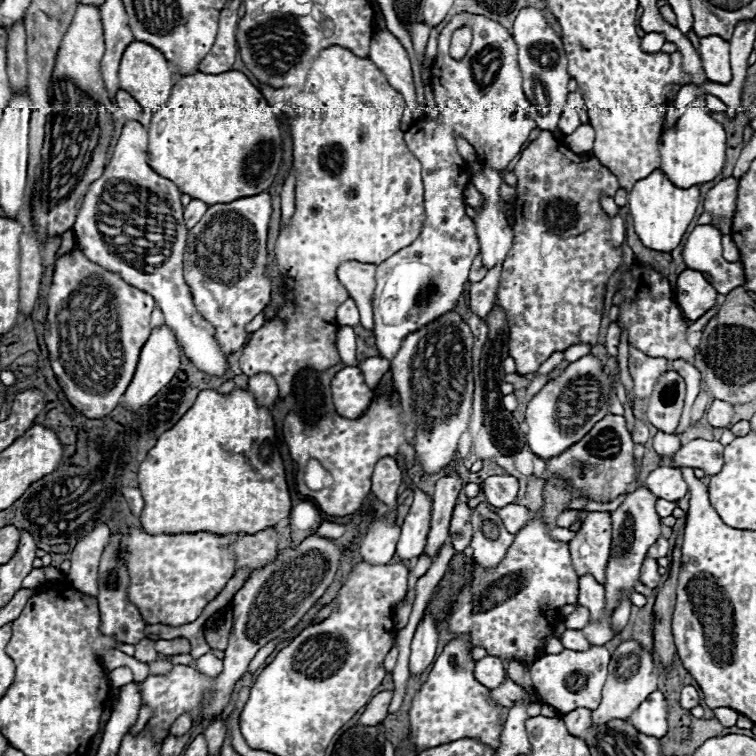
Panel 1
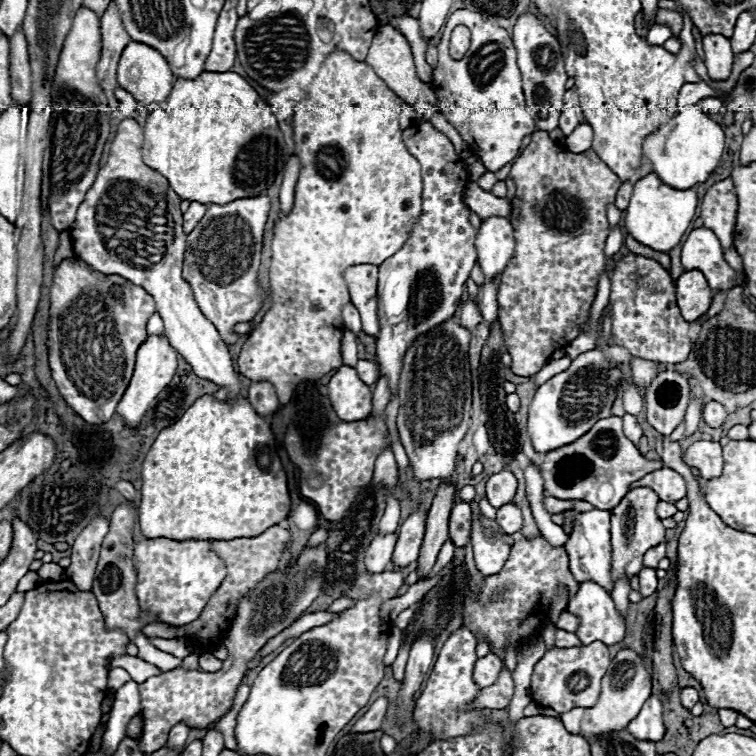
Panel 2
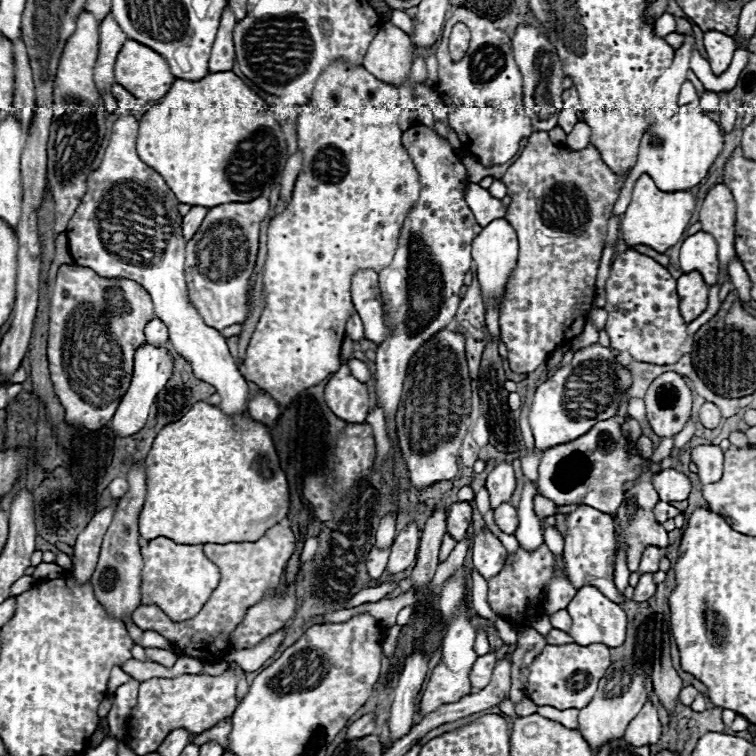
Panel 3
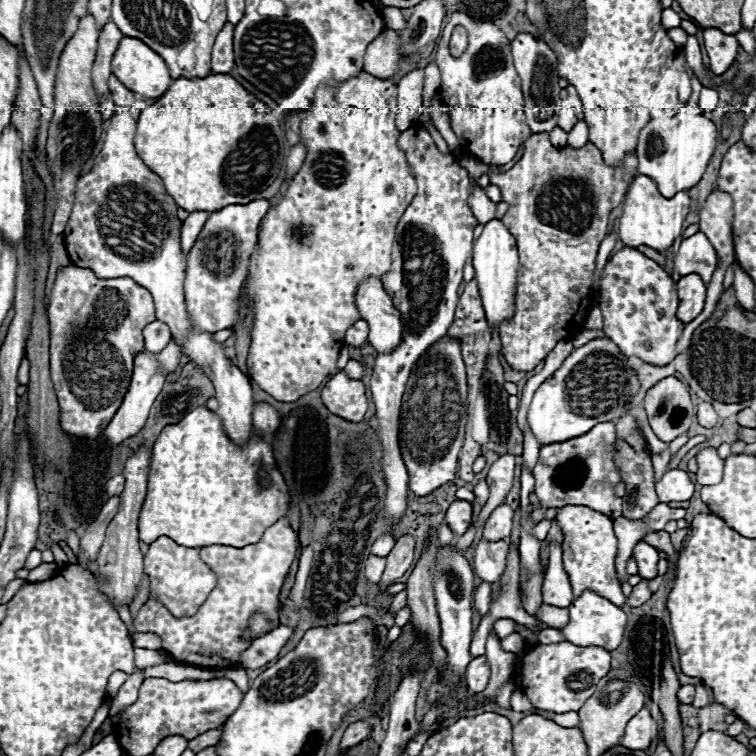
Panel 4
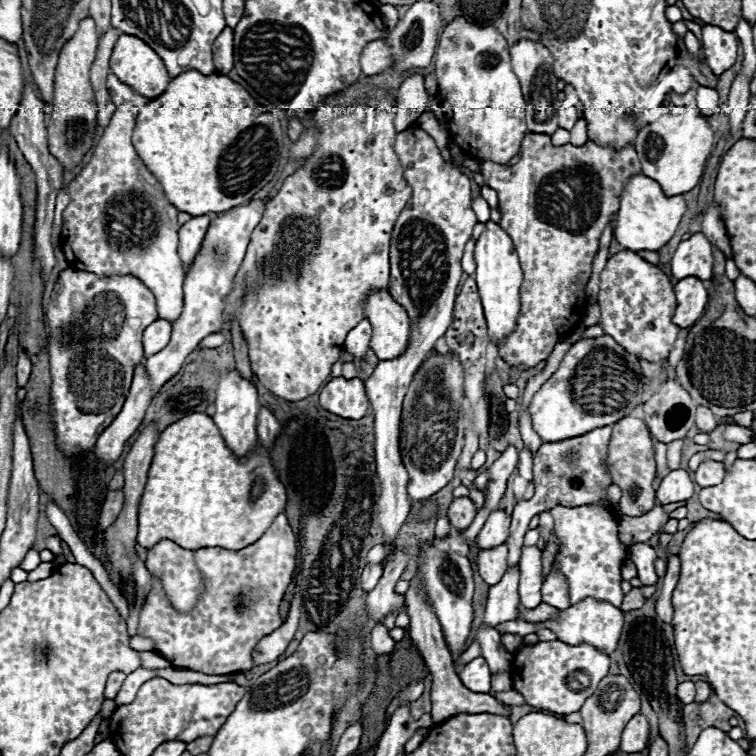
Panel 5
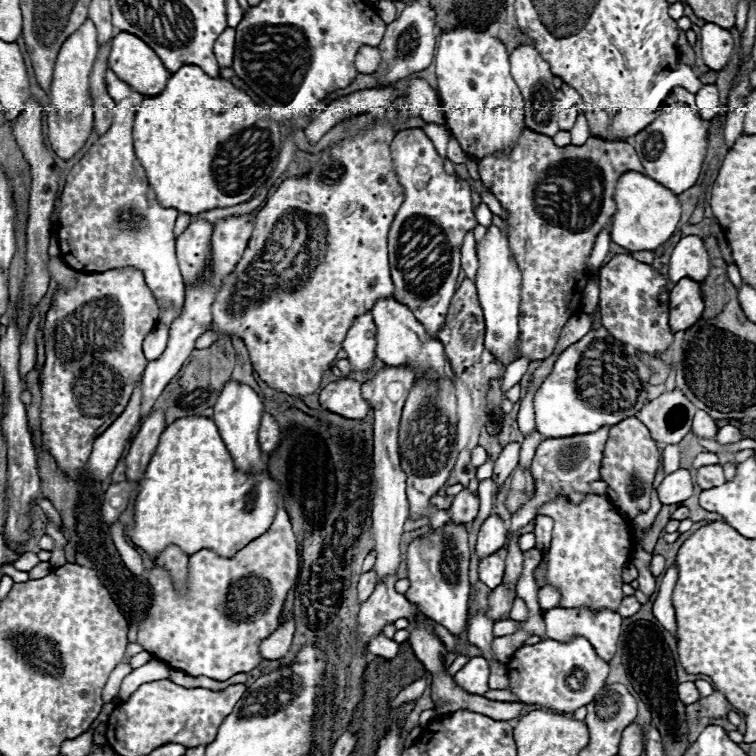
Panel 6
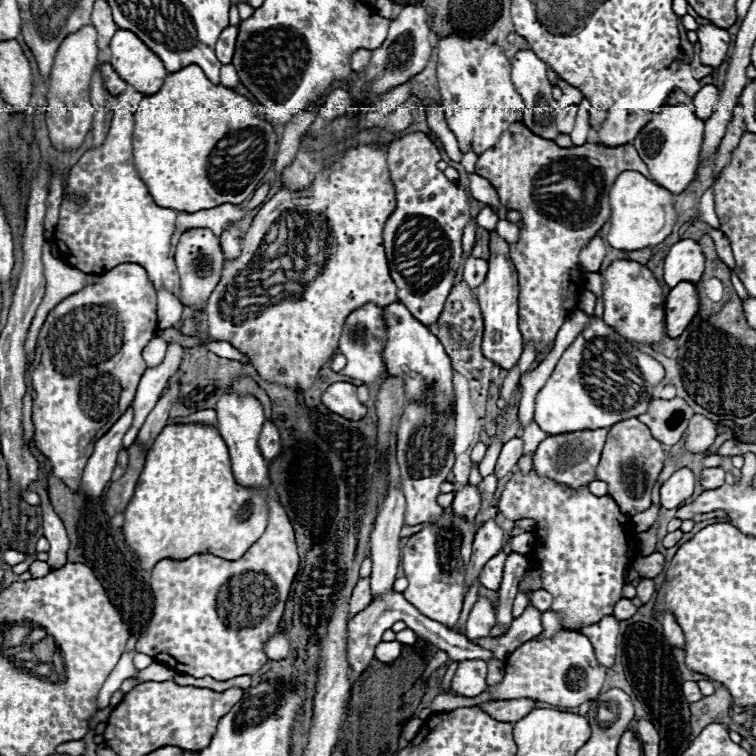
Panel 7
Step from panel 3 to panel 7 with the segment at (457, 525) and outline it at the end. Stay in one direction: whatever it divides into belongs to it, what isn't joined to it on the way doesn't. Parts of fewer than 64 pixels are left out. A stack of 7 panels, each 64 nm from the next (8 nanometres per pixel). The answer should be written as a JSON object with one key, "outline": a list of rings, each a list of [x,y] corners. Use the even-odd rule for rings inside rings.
{"outline":[[[464,486],[454,494],[452,510],[456,516],[462,516],[466,520],[474,520],[474,516],[480,510],[480,492],[476,486]]]}

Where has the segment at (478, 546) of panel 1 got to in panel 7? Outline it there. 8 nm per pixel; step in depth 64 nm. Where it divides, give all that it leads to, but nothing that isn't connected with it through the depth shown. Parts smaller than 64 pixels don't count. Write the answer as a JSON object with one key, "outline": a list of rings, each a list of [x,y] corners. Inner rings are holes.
{"outline":[[[498,552],[494,558],[490,558],[490,560],[484,564],[484,568],[482,568],[480,576],[478,576],[478,580],[480,580],[482,586],[486,586],[486,588],[490,588],[490,590],[498,590],[498,588],[500,588],[502,570],[504,570],[504,560],[506,560],[506,554],[504,554],[504,552]]]}

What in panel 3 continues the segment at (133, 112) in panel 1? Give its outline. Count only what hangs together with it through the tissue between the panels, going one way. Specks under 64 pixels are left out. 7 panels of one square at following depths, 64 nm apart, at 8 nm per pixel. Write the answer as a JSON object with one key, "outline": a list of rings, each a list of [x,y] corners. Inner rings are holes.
{"outline":[[[114,84],[114,86],[112,86],[112,96],[114,96],[116,102],[118,102],[118,112],[120,112],[122,116],[128,116],[128,114],[130,114],[130,106],[136,104],[136,98],[134,98],[128,90],[124,90],[120,84]]]}

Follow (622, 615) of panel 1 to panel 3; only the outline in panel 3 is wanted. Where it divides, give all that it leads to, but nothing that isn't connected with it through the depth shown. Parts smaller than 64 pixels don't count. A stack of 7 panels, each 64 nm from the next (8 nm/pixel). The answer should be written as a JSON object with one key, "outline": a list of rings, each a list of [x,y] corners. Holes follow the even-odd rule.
{"outline":[[[620,552],[620,556],[616,558],[616,578],[614,578],[614,582],[616,582],[616,590],[622,598],[624,598],[624,590],[628,588],[628,576],[630,576],[630,572],[626,568],[626,556],[624,556],[624,552]]]}

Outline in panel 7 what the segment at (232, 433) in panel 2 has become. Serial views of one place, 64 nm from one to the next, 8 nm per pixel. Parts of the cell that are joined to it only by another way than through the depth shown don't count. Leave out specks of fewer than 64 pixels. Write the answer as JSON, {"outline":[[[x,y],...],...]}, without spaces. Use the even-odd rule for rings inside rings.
{"outline":[[[170,424],[156,438],[146,456],[144,470],[136,484],[134,496],[124,512],[124,542],[140,560],[144,570],[152,570],[162,558],[190,558],[202,552],[214,552],[218,558],[238,560],[262,534],[268,524],[268,504],[264,504],[264,492],[248,488],[236,482],[228,448],[210,424]],[[148,548],[158,548],[154,556],[148,556]]]}

